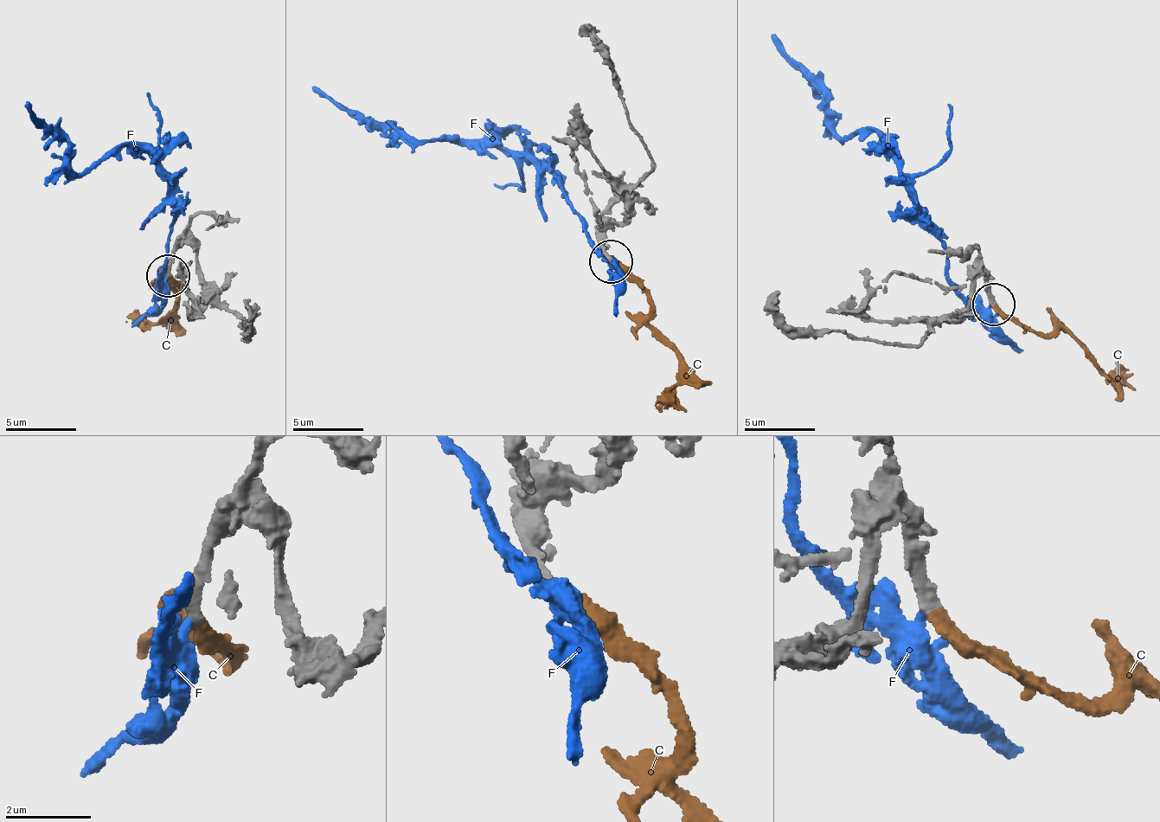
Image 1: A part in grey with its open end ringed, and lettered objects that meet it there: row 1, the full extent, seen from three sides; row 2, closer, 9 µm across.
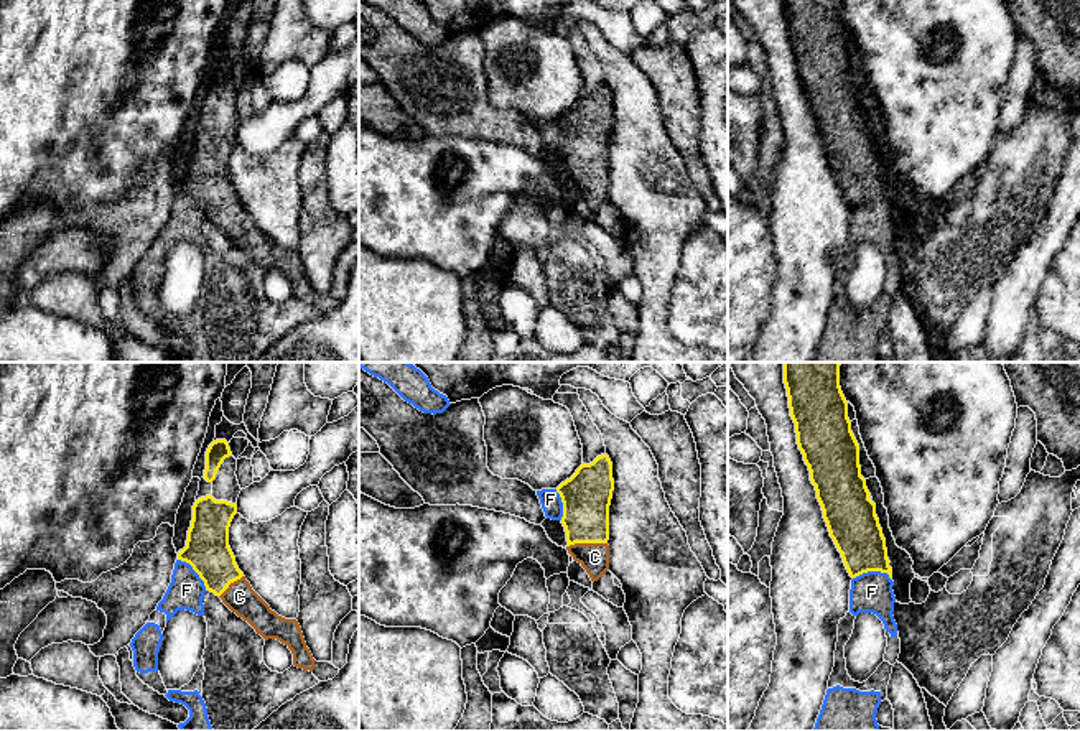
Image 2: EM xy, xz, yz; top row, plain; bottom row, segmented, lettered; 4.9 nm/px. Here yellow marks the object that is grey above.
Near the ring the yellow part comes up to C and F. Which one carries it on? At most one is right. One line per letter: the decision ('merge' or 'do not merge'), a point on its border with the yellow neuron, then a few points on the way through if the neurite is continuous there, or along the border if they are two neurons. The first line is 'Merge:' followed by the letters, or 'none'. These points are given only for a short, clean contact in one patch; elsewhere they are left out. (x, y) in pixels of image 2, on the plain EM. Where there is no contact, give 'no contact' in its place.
Merge: C
C: merge; meets yellow in xz at (586, 173)
F: do not merge; meets yellow in yz at (871, 201); border along yz (889, 206), (865, 203), (853, 209)

